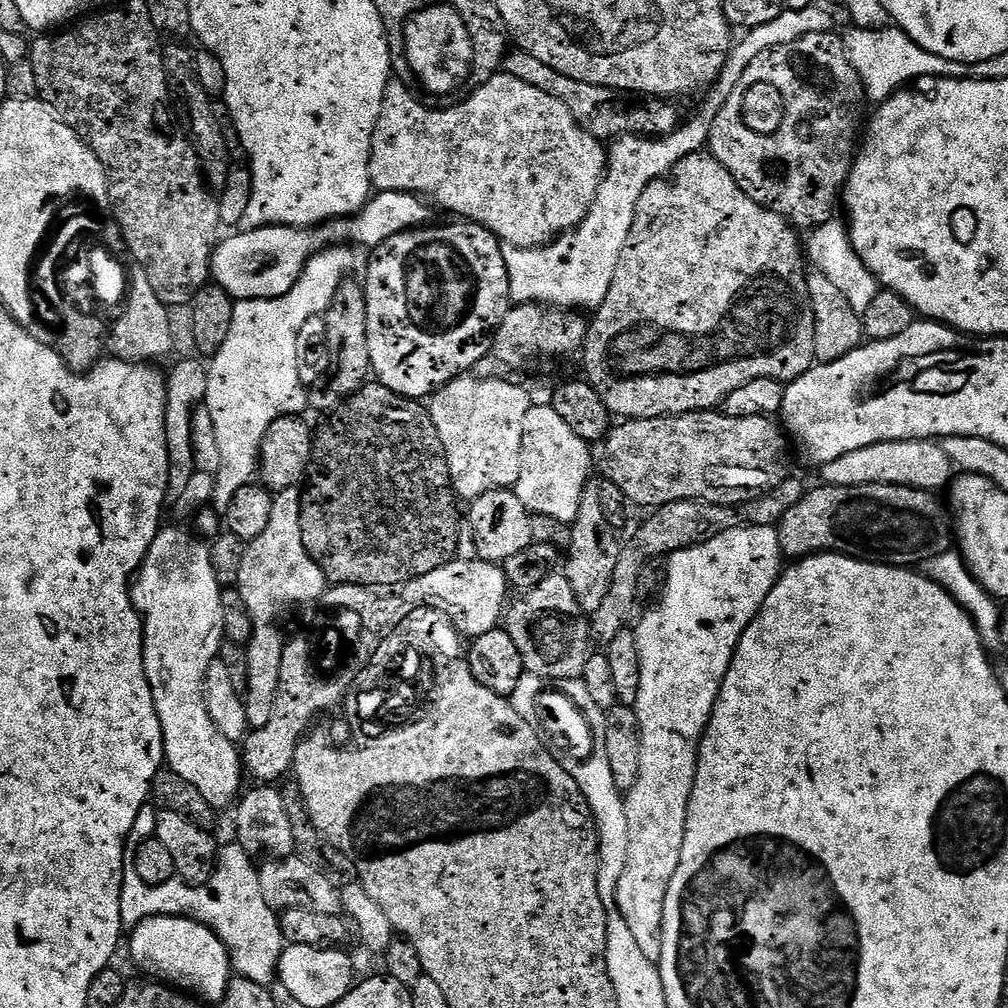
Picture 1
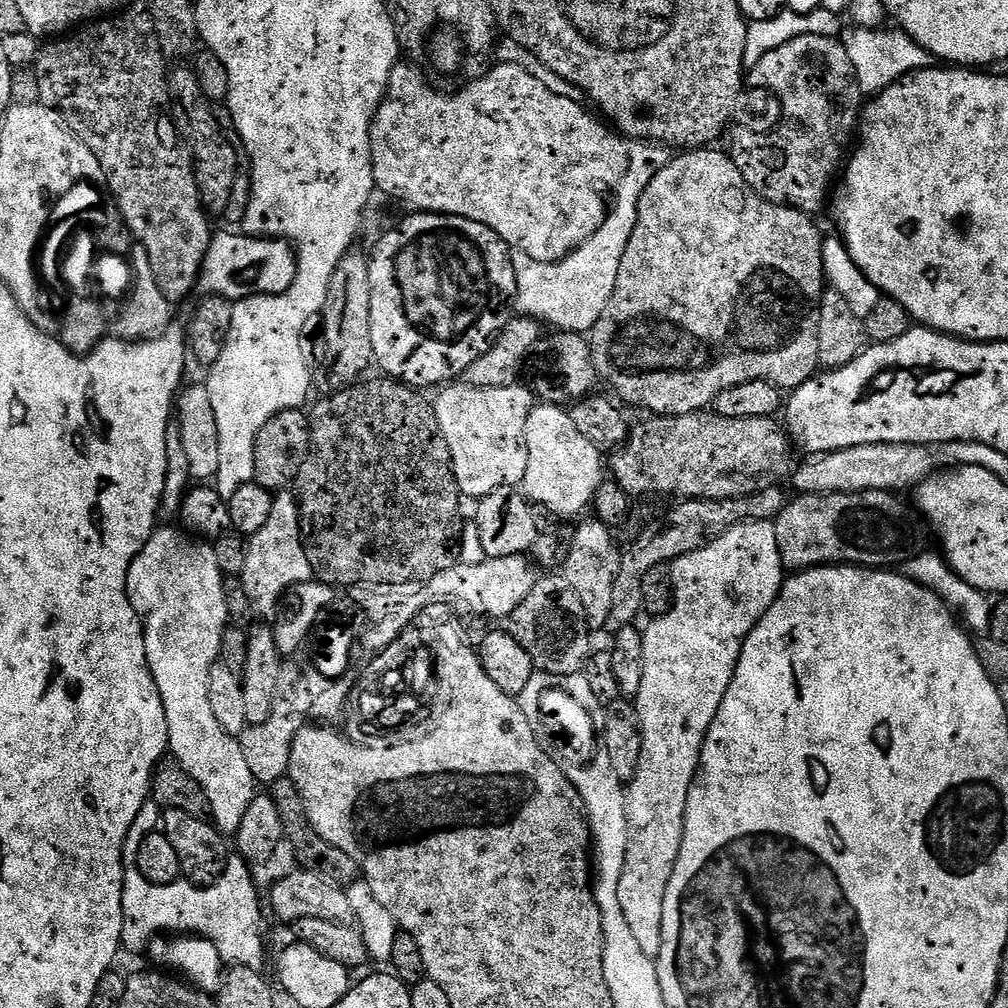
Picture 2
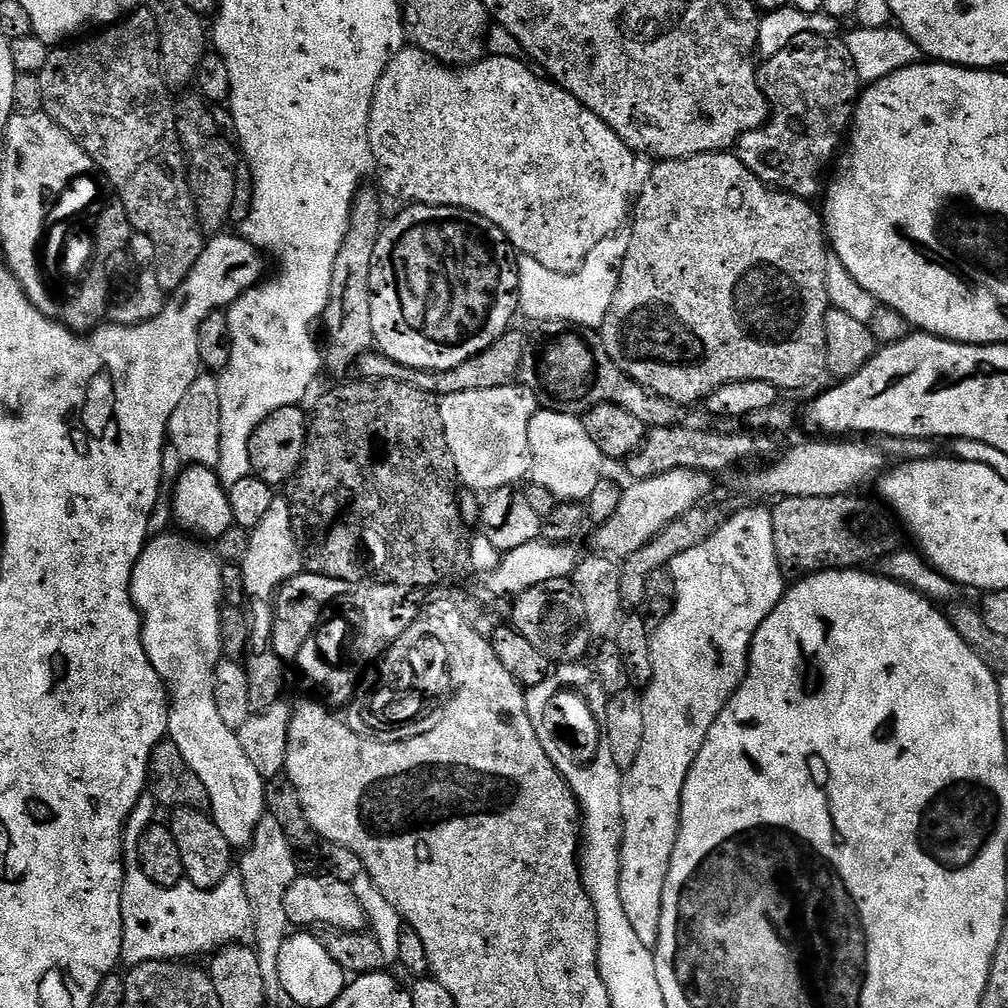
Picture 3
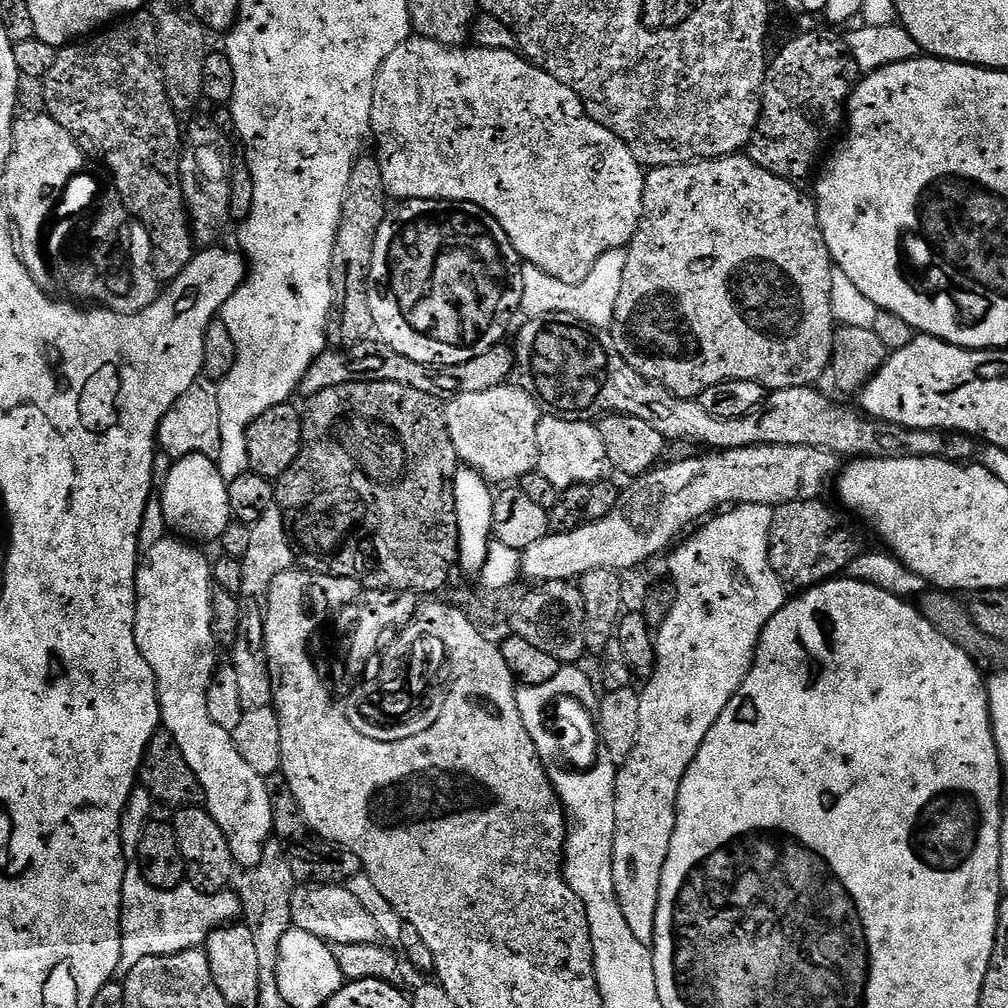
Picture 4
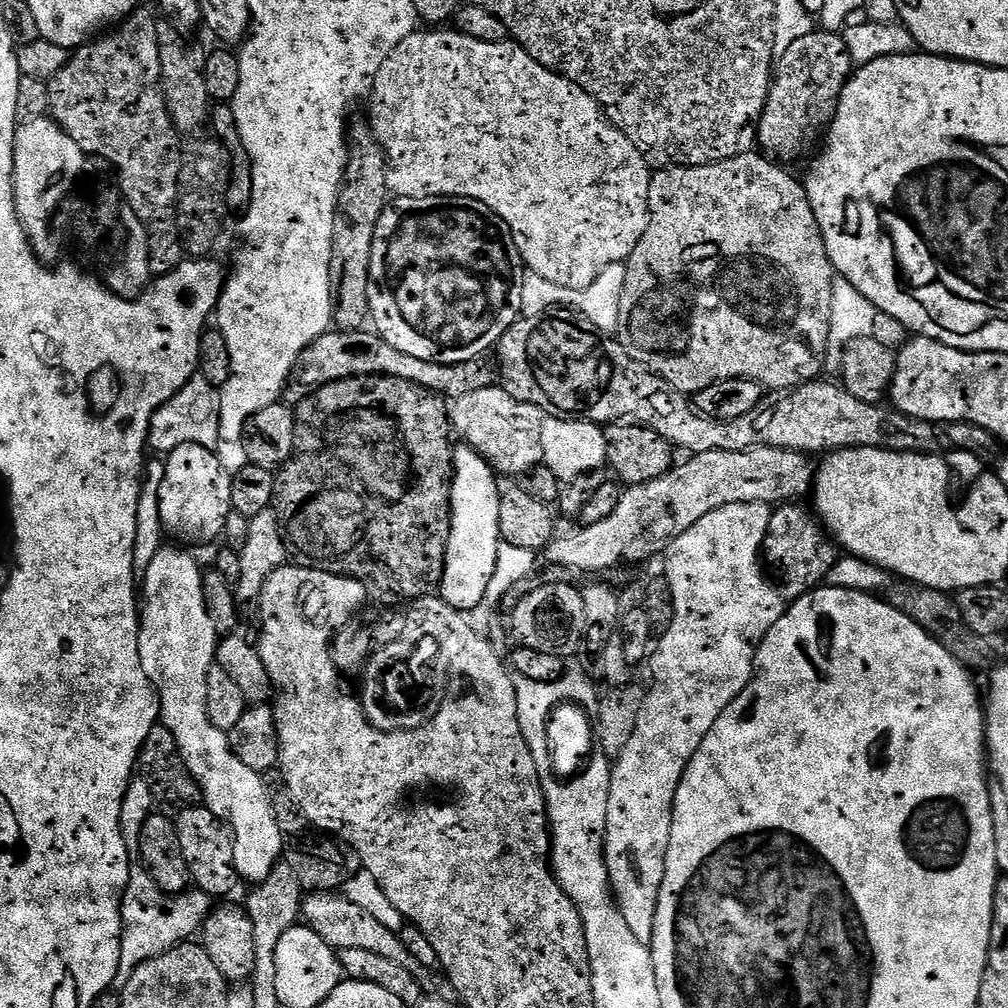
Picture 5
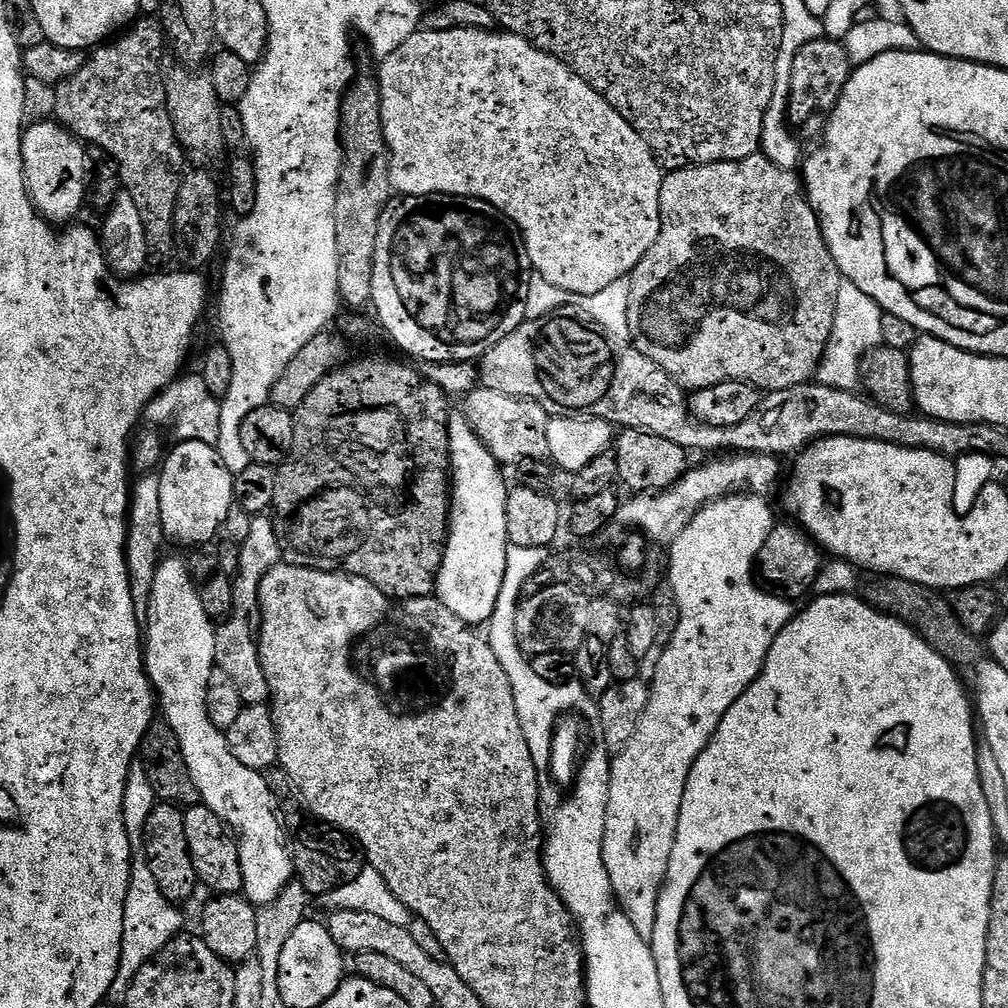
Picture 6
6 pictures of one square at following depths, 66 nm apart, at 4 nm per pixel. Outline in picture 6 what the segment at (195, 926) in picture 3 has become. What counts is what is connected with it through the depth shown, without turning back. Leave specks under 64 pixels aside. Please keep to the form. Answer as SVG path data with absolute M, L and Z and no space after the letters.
M133 763L132 771L126 778L126 794L122 802L122 814L126 822L126 834L130 838L132 851L132 873L130 874L130 890L126 894L126 910L124 911L124 929L122 930L122 958L118 962L118 974L110 986L107 999L113 1000L116 1006L123 1005L128 988L136 972L146 966L171 941L181 935L184 916L177 905L170 903L158 890L158 882L154 874L150 874L150 866L144 849L144 831L146 818L156 809L158 801L154 794L154 786L150 786L150 778L146 778L144 767Z

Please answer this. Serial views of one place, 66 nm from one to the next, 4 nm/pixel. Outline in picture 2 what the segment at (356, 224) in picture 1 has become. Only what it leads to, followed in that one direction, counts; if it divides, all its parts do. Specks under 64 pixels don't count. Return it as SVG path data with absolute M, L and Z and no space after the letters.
M236 230L213 235L204 259L204 270L200 274L199 287L209 296L221 296L224 300L238 301L245 296L277 296L294 282L296 277L296 254L286 240L270 240L263 236L249 236Z

